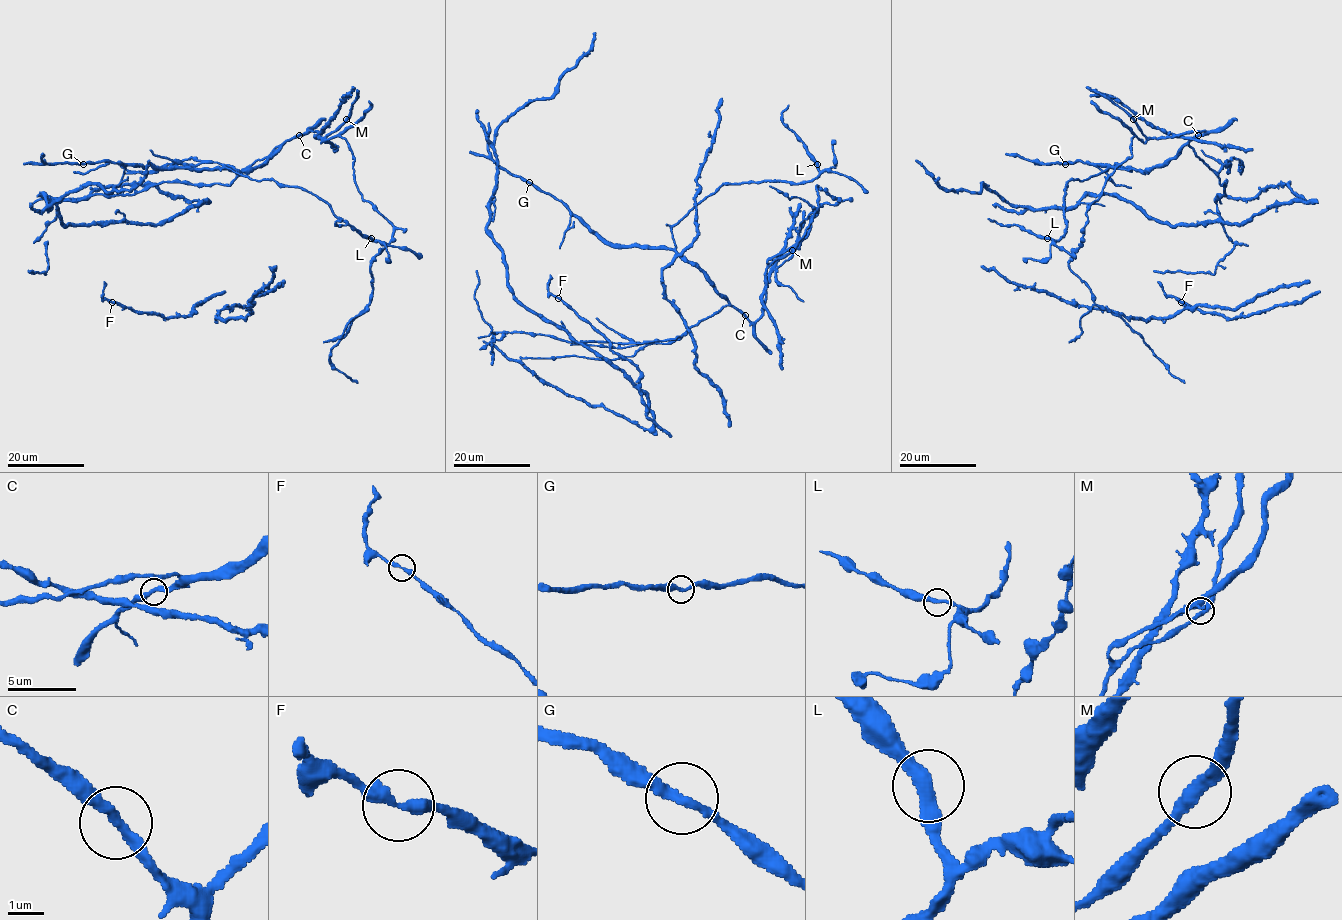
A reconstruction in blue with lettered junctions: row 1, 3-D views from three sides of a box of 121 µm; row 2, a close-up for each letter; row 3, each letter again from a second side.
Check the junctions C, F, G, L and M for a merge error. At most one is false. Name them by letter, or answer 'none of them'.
none of them

